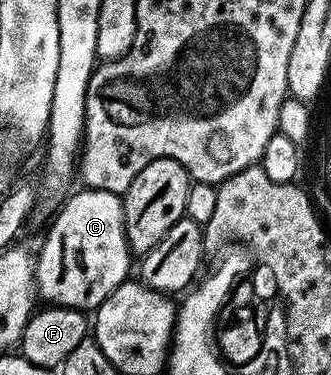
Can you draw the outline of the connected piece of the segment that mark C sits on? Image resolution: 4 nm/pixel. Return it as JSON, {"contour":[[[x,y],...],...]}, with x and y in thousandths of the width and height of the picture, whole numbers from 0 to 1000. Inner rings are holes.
{"contour":[[[242,501],[233,517],[208,515],[190,531],[193,552],[169,571],[133,651],[106,680],[109,779],[136,808],[163,816],[218,816],[230,827],[287,832],[326,792],[390,739],[405,680],[375,616],[375,544],[366,520],[317,507]]]}

